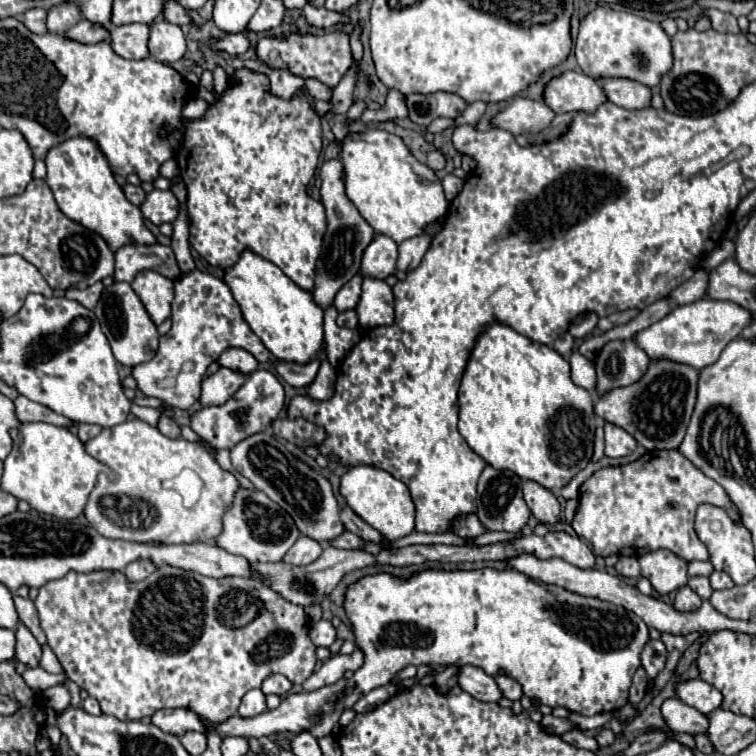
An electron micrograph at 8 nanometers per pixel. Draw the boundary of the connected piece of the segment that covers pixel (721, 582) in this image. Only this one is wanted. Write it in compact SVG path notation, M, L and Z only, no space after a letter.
M713 572L709 580L711 580L713 590L721 590L721 588L733 588L733 586L735 586L735 584L733 584L733 580L729 578L729 574L725 574L725 572Z

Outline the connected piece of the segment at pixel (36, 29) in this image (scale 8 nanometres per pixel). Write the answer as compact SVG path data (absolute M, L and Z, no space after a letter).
M31 8L23 14L23 24L33 32L33 34L45 34L47 28L45 28L45 18L47 18L47 12L43 8Z

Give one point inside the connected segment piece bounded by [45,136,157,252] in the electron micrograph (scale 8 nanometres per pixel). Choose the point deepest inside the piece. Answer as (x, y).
(83, 184)

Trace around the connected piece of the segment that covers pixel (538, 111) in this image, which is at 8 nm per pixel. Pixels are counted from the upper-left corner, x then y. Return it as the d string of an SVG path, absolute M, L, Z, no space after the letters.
M513 98L499 114L493 116L491 124L495 128L503 128L513 136L541 132L551 124L555 112L543 100L529 100L529 98Z

